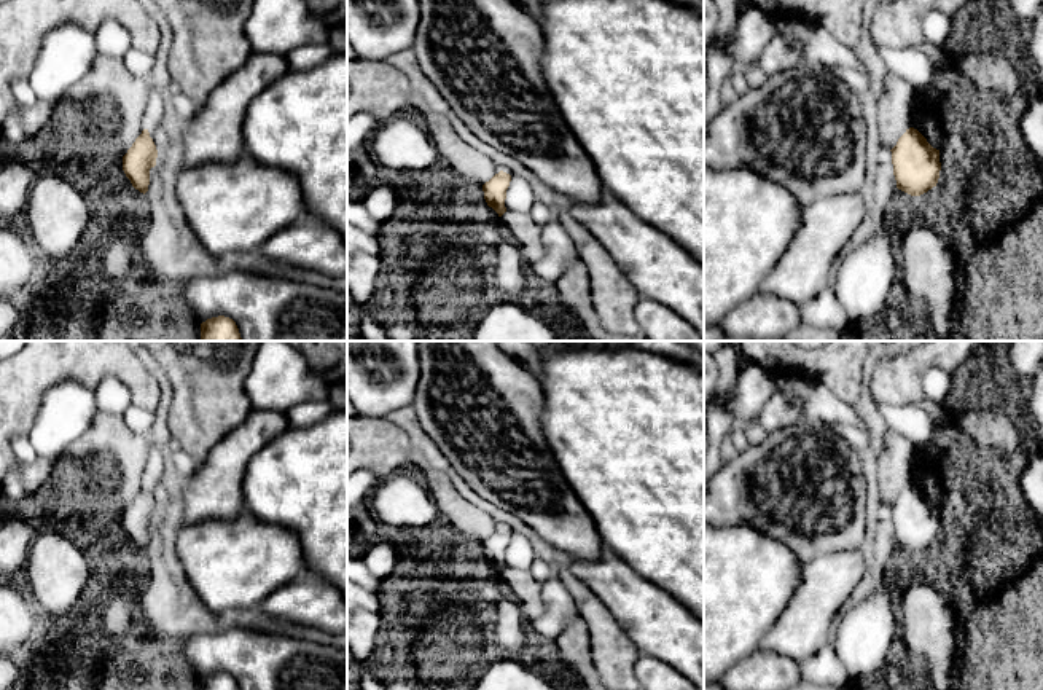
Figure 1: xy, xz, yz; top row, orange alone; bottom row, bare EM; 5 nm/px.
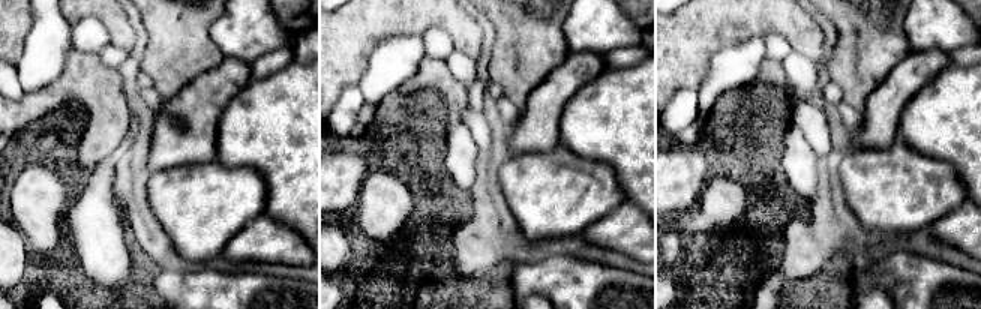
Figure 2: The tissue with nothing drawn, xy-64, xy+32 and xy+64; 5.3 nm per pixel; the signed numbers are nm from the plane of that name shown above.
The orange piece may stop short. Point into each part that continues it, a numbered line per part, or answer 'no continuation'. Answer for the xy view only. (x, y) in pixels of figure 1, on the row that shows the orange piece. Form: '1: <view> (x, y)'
no continuation

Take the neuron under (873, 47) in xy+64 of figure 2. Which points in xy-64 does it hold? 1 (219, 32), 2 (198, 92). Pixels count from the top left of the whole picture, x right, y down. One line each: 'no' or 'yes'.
1: no
2: no

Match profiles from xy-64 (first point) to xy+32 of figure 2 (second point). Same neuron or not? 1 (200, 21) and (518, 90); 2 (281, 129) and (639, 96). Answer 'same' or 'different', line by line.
1: same
2: same

